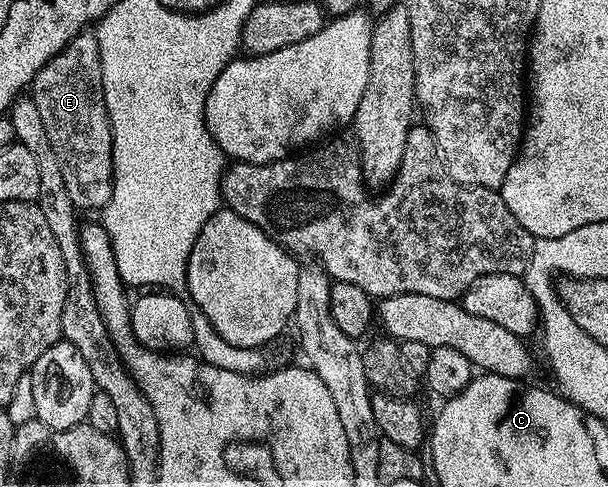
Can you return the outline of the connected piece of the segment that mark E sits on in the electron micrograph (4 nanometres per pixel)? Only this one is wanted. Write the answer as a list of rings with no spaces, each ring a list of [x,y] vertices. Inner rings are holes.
[[[83,32],[76,35],[60,53],[52,56],[52,60],[48,60],[34,78],[32,97],[36,108],[40,108],[40,120],[44,120],[44,132],[48,132],[49,153],[54,154],[56,160],[60,160],[60,172],[67,196],[79,211],[101,211],[108,204],[108,200],[112,200],[114,133],[110,127],[110,117],[104,100],[102,61],[97,33]]]

